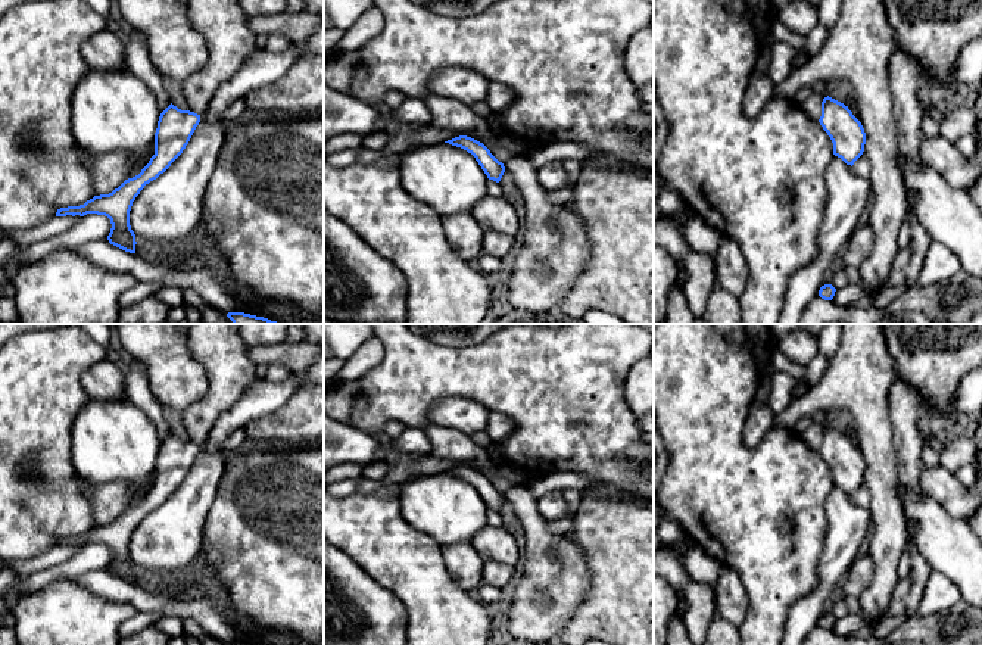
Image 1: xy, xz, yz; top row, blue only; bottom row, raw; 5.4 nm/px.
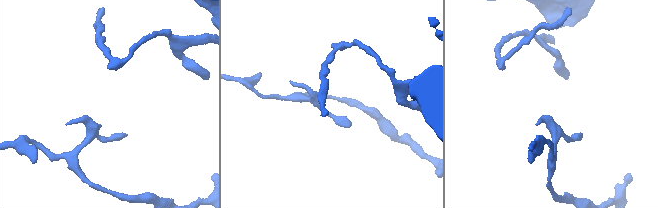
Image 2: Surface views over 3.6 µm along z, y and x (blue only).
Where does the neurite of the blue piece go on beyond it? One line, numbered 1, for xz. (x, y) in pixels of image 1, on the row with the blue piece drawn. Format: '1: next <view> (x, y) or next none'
1: next none

